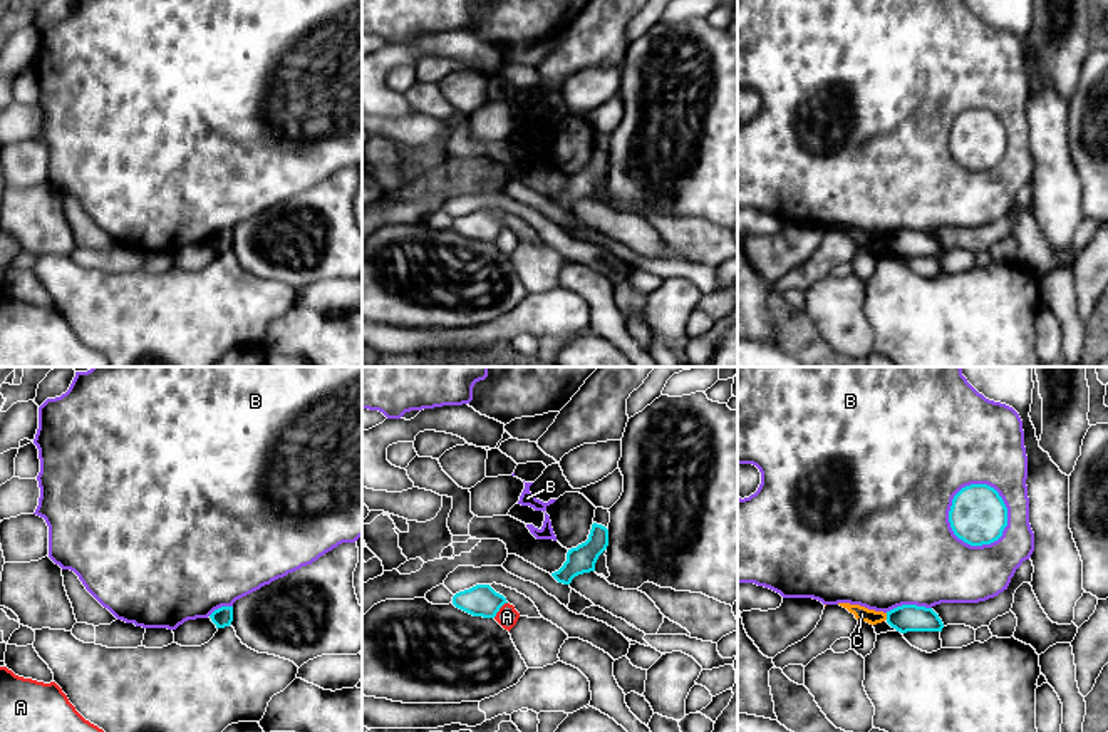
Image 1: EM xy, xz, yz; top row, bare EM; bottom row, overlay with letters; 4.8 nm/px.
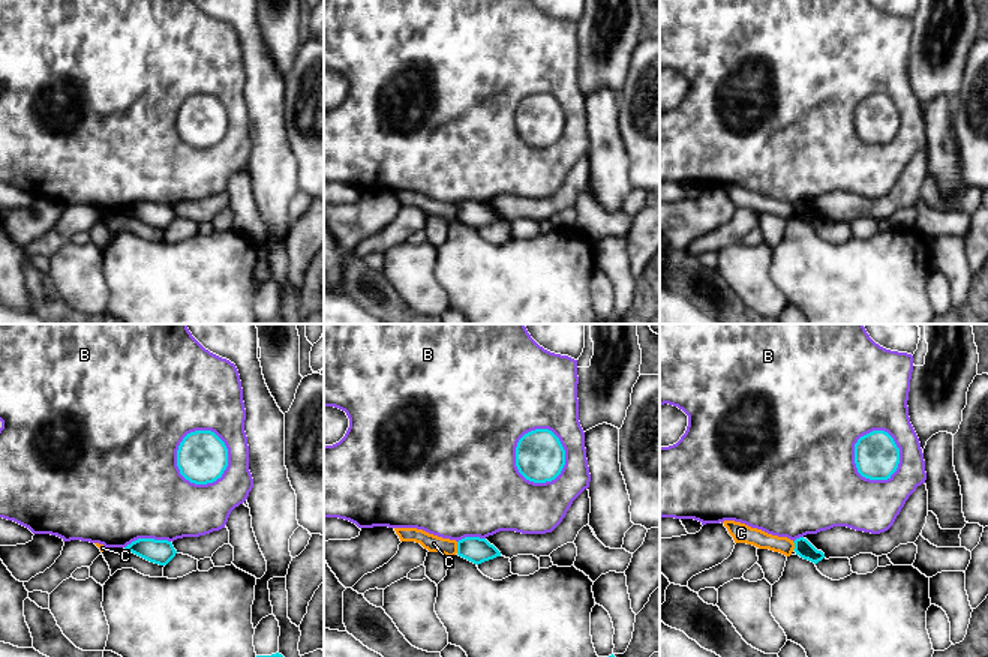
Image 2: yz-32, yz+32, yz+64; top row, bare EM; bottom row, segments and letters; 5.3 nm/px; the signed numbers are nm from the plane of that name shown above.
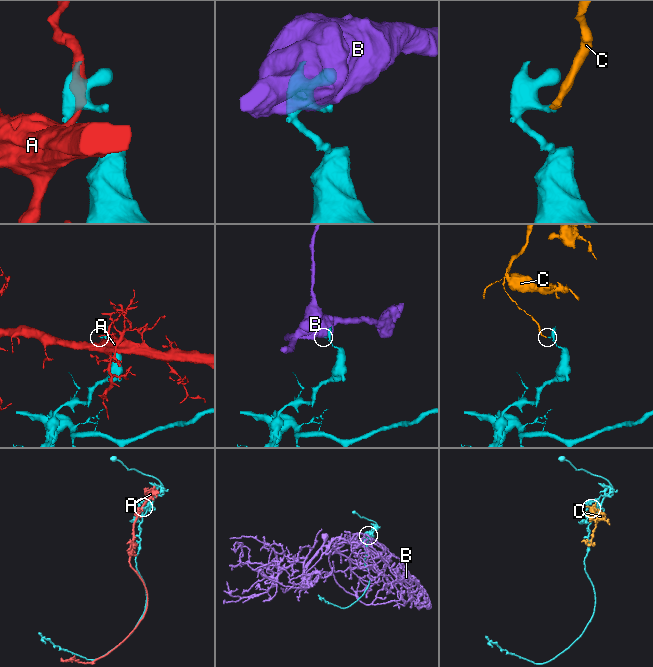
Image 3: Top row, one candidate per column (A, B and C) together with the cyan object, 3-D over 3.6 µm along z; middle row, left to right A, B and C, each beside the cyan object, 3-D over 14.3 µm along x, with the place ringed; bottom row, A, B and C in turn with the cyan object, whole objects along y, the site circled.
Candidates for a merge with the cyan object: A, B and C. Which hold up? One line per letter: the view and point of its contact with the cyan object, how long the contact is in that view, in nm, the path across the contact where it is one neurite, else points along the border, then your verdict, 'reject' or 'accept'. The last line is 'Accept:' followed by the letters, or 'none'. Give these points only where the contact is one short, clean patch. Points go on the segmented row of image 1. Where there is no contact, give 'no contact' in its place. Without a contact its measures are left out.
A: meets cyan in xz at (498, 610); contact 100 nm long; reject
B: meets cyan in yz at (1006, 523); contact 320 nm long; reject
C: meets cyan in yz at (887, 617); contact 30 nm long; border along yz (885, 613), (887, 618); reject
Accept: none

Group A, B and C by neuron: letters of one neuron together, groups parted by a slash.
A / B / C

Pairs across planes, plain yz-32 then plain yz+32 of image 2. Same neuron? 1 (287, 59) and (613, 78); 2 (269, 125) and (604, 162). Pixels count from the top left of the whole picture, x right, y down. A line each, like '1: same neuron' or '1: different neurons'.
1: same neuron
2: same neuron

